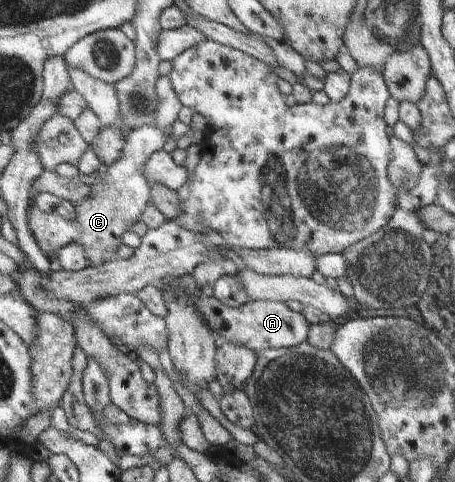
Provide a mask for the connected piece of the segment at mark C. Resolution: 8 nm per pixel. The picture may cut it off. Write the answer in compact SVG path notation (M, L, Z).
M152 125L134 129L127 136L128 144L122 152L122 158L114 162L112 166L106 166L102 182L90 184L92 192L86 202L74 204L76 218L66 220L58 214L42 212L36 205L30 204L28 208L28 226L32 228L34 236L40 244L49 242L50 246L61 249L76 242L84 248L90 266L102 266L106 262L118 259L118 246L122 244L122 236L130 231L130 228L141 220L144 210L153 202L152 187L144 176L144 164L148 158L164 148L166 141L171 139L170 132L164 132Z

